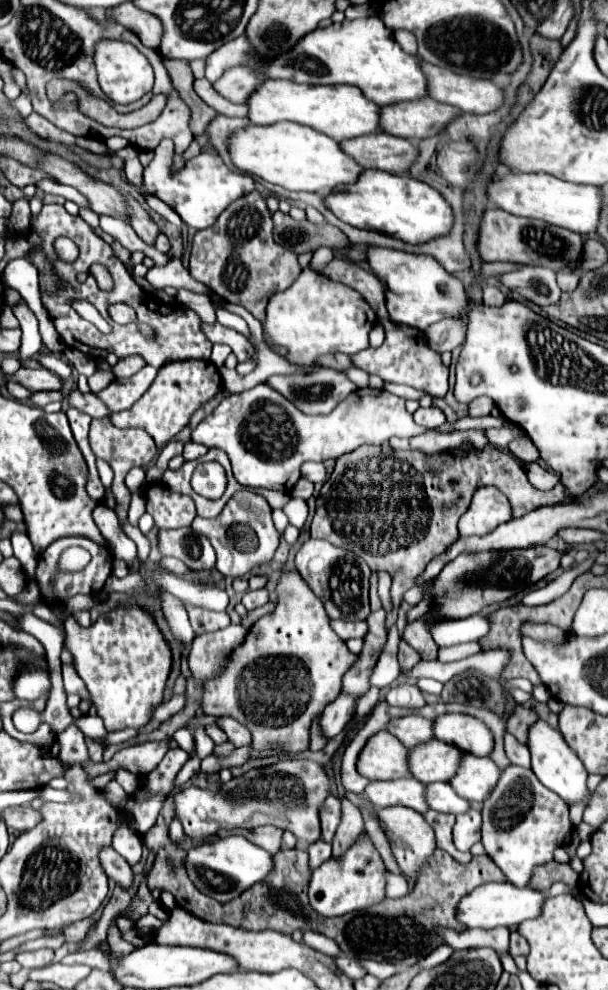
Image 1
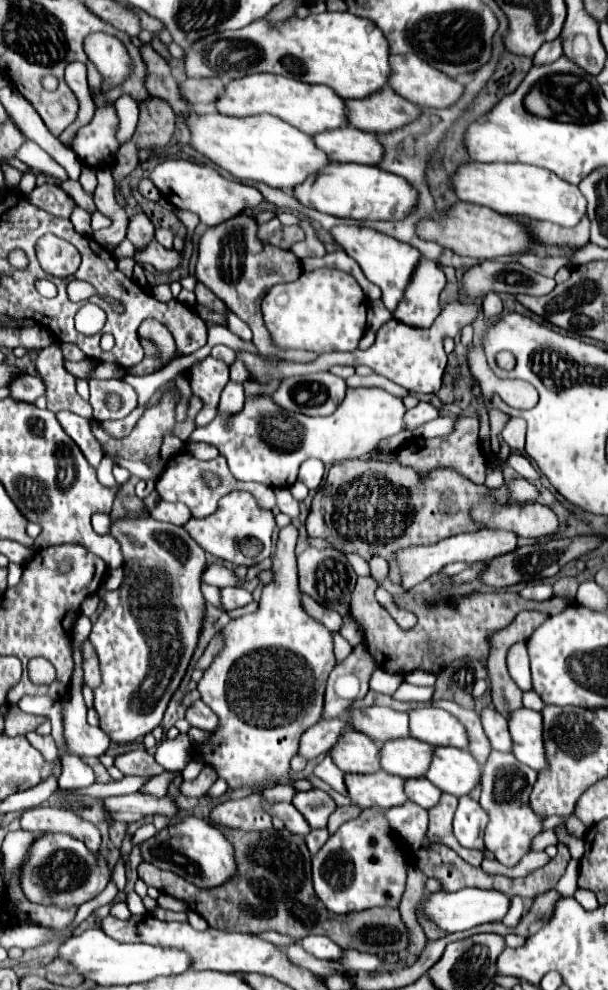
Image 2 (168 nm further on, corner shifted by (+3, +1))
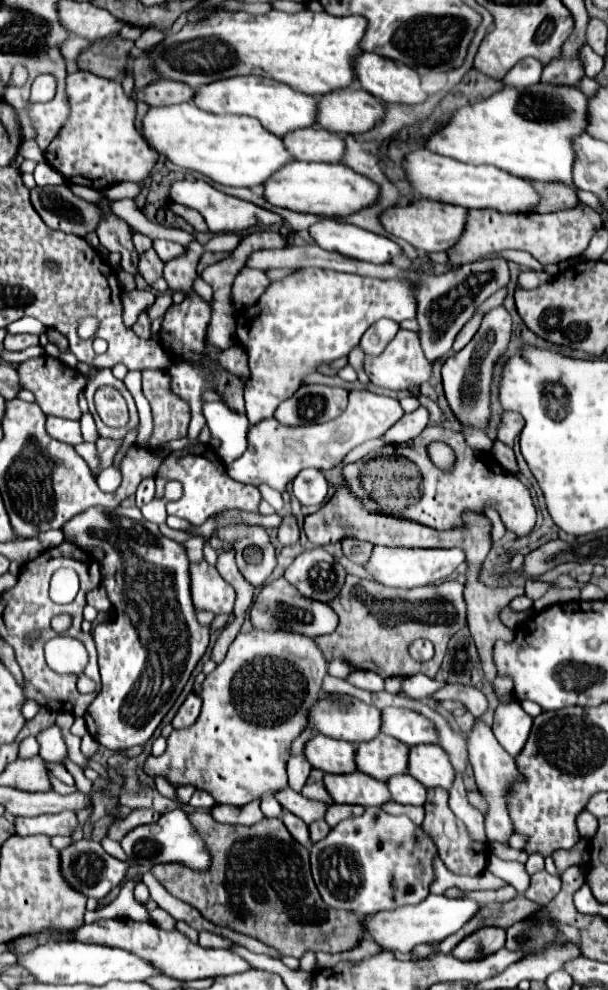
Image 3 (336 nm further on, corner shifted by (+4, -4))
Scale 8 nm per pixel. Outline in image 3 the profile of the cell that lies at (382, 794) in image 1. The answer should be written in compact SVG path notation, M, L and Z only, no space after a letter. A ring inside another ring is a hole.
M363 772L325 776L323 778L331 798L337 804L359 804L359 806L383 806L391 800L387 792L387 782L373 780Z

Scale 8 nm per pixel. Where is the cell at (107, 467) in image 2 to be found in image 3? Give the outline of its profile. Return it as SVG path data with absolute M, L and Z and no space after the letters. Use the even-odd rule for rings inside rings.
M85 442L85 444L75 446L75 450L77 450L77 452L79 452L79 456L89 464L89 468L91 468L93 472L97 472L97 470L99 470L99 454L97 454L97 450L95 450L95 446L93 446L93 444Z

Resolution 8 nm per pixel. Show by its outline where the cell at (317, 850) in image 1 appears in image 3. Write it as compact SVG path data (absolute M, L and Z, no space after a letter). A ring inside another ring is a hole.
M317 820L315 824L311 824L309 826L309 832L311 832L311 842L315 844L315 842L319 842L319 840L323 840L327 834L329 834L329 826L327 826L327 822L325 820Z

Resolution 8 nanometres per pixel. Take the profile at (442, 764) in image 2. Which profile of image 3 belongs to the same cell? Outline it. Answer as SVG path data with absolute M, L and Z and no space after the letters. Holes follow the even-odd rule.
M419 744L409 752L409 774L425 788L451 790L455 782L455 768L449 754L437 744Z

